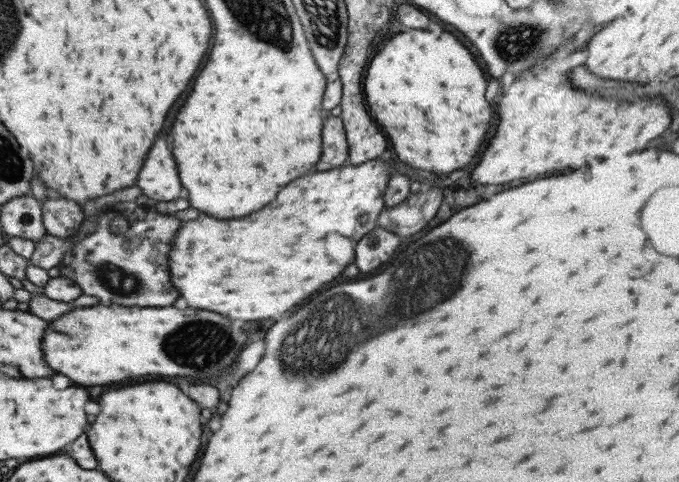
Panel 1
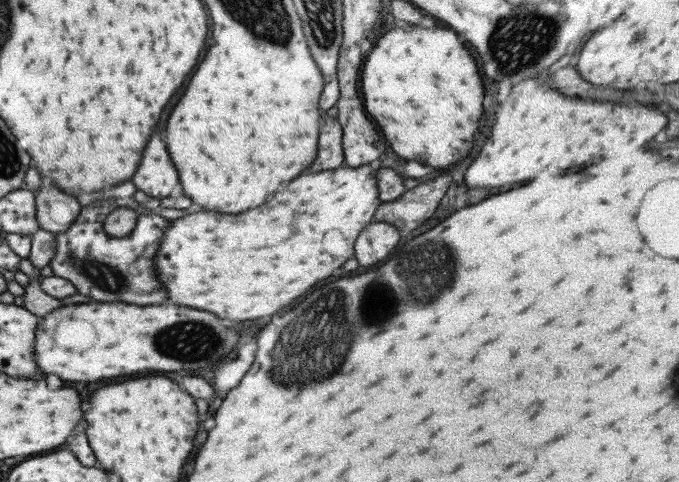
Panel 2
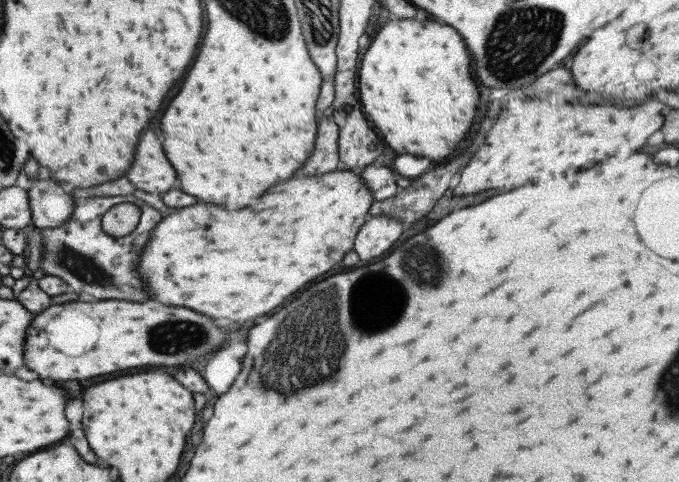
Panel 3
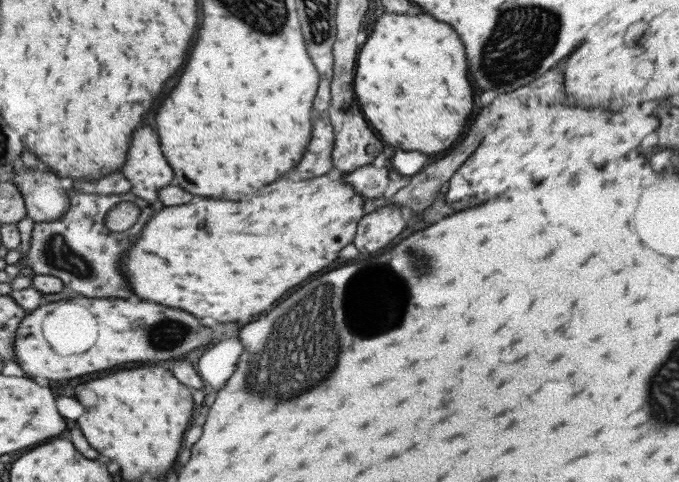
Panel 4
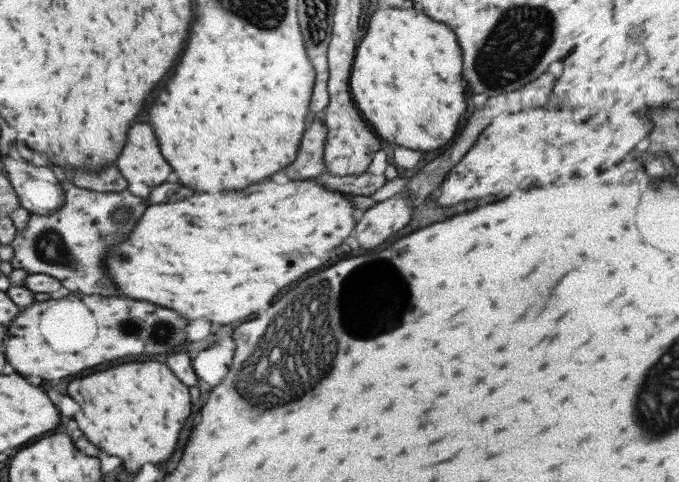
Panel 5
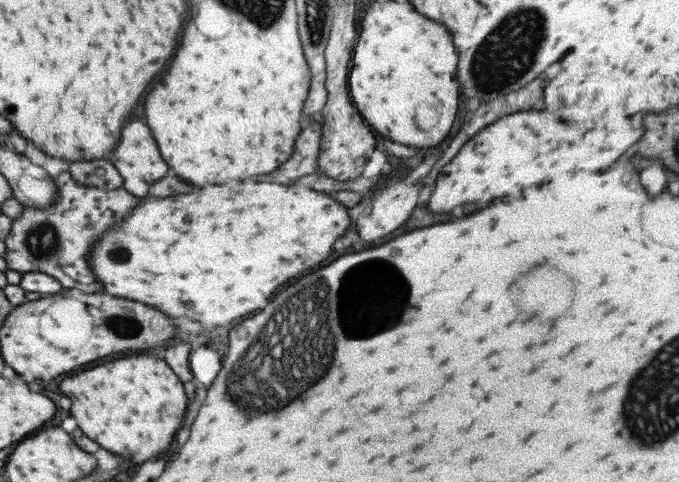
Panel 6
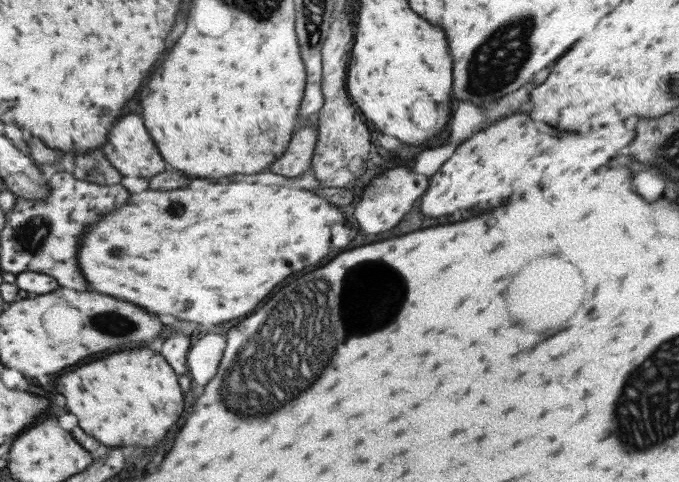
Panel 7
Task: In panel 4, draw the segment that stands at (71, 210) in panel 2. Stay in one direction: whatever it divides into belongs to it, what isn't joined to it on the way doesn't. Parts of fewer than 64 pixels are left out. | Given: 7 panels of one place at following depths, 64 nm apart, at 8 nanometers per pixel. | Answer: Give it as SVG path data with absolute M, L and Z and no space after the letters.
M15 170L13 183L21 190L27 216L34 222L60 220L70 207L69 195L52 171Z

